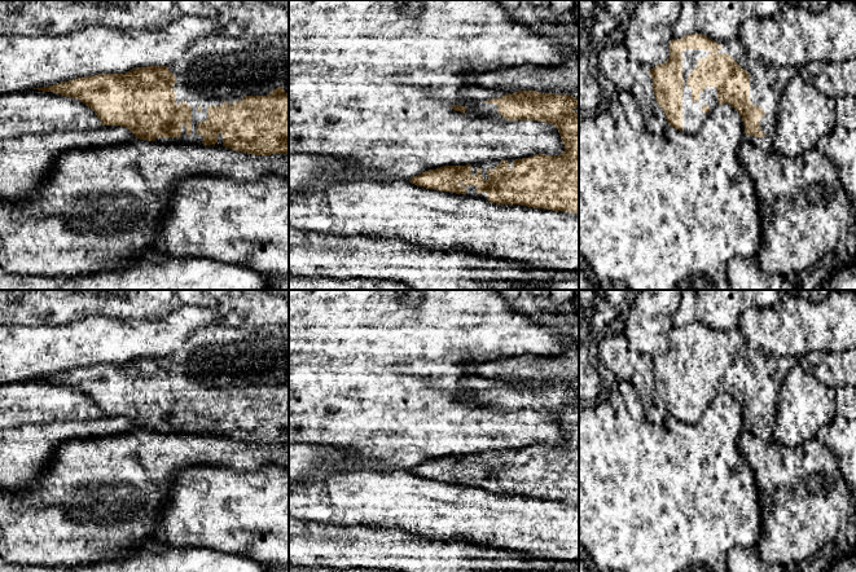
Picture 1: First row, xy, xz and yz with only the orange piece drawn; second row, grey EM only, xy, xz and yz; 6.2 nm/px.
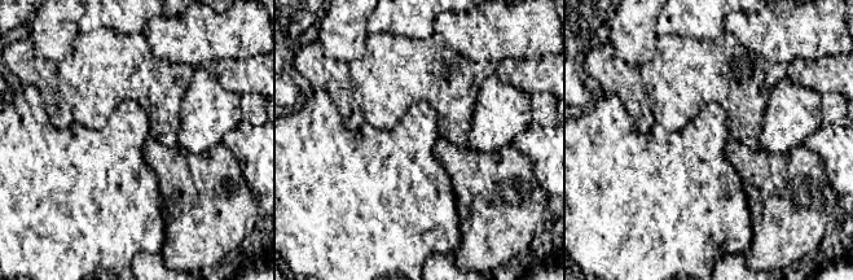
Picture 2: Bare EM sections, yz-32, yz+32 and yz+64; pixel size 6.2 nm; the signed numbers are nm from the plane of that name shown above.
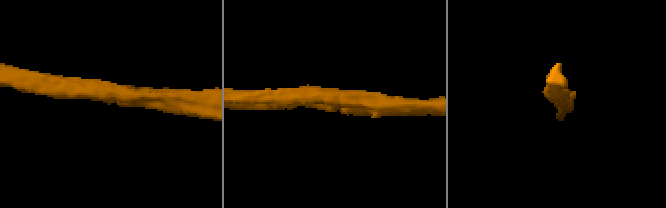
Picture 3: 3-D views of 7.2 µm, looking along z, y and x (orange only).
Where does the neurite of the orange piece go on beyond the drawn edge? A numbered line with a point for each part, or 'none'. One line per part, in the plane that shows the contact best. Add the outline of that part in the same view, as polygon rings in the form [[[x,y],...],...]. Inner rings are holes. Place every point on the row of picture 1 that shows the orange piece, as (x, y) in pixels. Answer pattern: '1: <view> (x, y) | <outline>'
1: yz (693, 118) | [[[684,49],[682,50],[682,132],[695,135],[707,120],[712,110],[719,105],[717,89],[706,87],[699,93],[699,101],[692,101],[692,88],[686,85],[686,80],[693,69],[697,67],[699,58],[706,58],[710,50]]]

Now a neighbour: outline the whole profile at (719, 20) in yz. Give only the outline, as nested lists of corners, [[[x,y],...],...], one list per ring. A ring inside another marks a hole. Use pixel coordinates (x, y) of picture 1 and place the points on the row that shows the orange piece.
[[[682,0],[672,39],[701,34],[717,41],[732,40],[745,19],[773,17],[782,6],[782,0]]]

